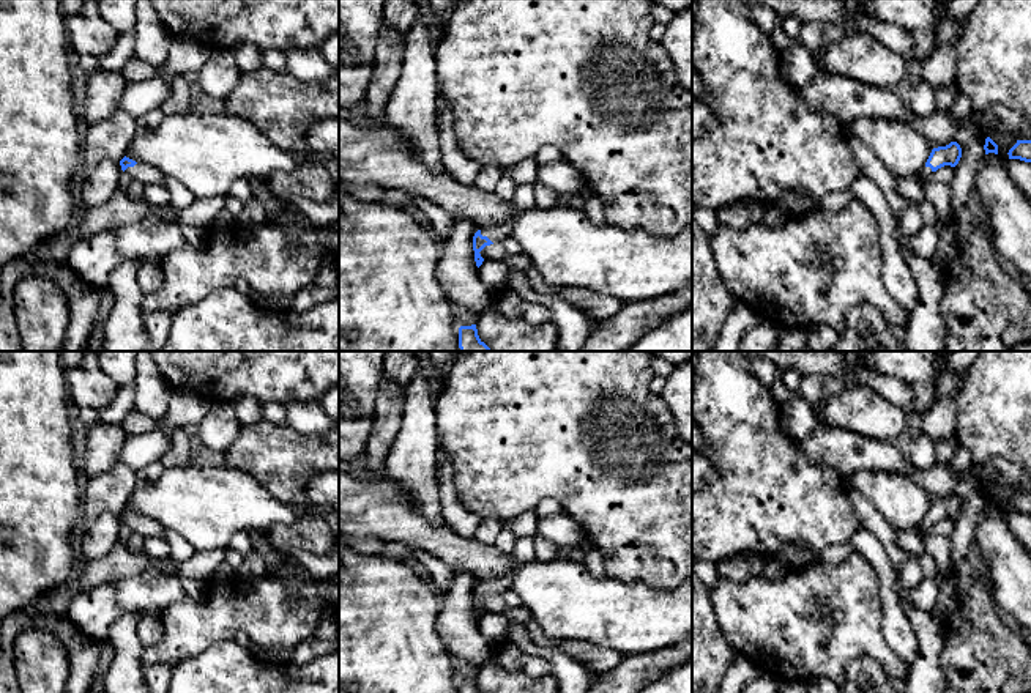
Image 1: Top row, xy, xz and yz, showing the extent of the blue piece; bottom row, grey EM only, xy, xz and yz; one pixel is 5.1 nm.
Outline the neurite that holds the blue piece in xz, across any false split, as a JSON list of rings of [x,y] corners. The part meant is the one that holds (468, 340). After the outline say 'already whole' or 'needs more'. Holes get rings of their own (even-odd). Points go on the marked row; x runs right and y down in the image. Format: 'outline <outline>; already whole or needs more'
outline [[[476,324],[459,328],[460,351],[490,351],[490,348],[479,339]]]; already whole

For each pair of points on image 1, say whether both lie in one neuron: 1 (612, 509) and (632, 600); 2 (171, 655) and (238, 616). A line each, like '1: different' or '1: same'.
1: different
2: same

